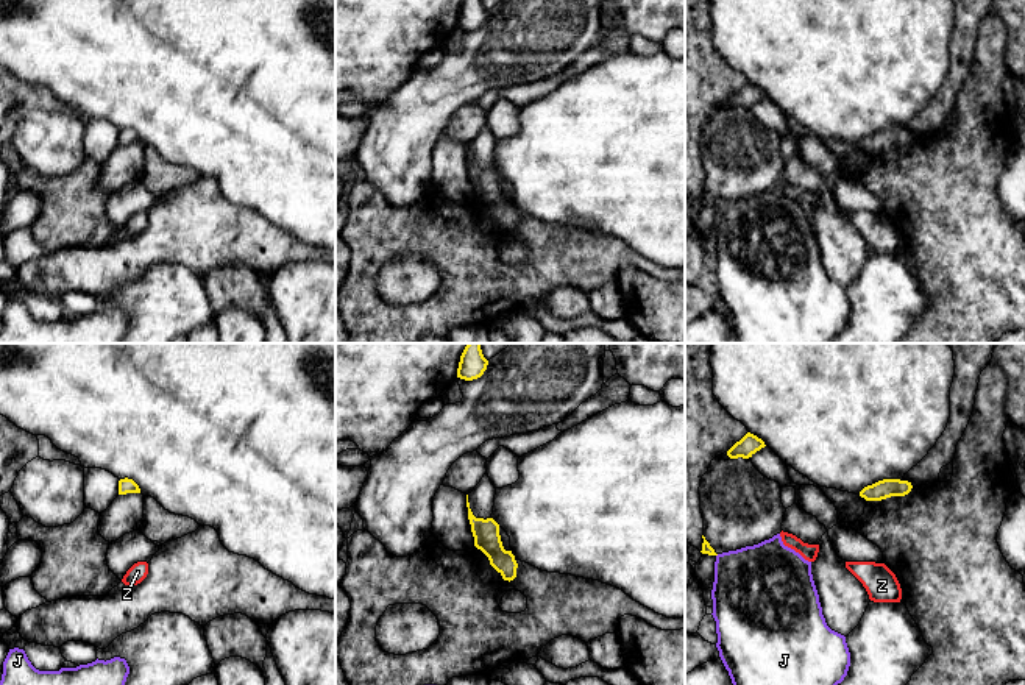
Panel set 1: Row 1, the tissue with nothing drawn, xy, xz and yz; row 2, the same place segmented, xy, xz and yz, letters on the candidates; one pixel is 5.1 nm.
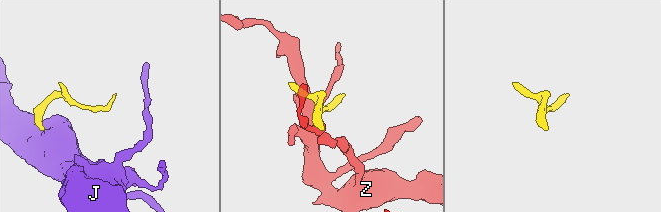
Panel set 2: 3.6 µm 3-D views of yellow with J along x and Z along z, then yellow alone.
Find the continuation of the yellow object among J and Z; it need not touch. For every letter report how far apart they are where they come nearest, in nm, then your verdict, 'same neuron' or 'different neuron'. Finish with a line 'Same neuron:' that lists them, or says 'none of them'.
J: 0 nm | different neuron
Z: 320 nm | different neuron
Same neuron: none of them

